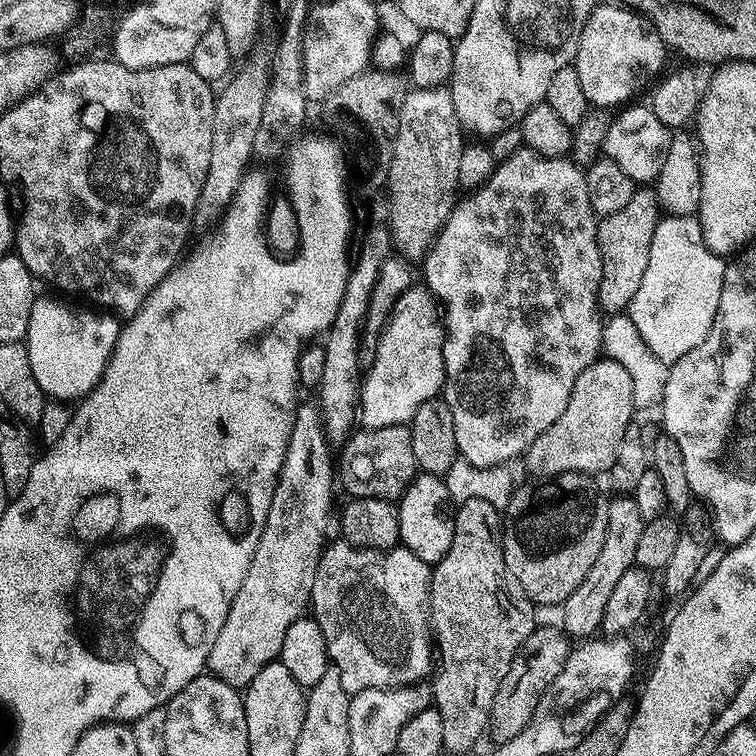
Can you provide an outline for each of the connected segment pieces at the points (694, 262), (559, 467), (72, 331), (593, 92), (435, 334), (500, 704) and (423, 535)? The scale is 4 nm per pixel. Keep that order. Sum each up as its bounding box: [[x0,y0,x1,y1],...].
[[626,214,725,366],[526,358,635,477],[26,296,122,401],[574,8,665,110],[358,286,444,428],[490,627,570,741],[398,474,456,566]]

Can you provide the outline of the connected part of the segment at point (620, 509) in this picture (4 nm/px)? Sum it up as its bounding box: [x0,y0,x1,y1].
[562,494,645,638]

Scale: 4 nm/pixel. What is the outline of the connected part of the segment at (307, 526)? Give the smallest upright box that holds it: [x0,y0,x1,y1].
[207,403,334,690]

